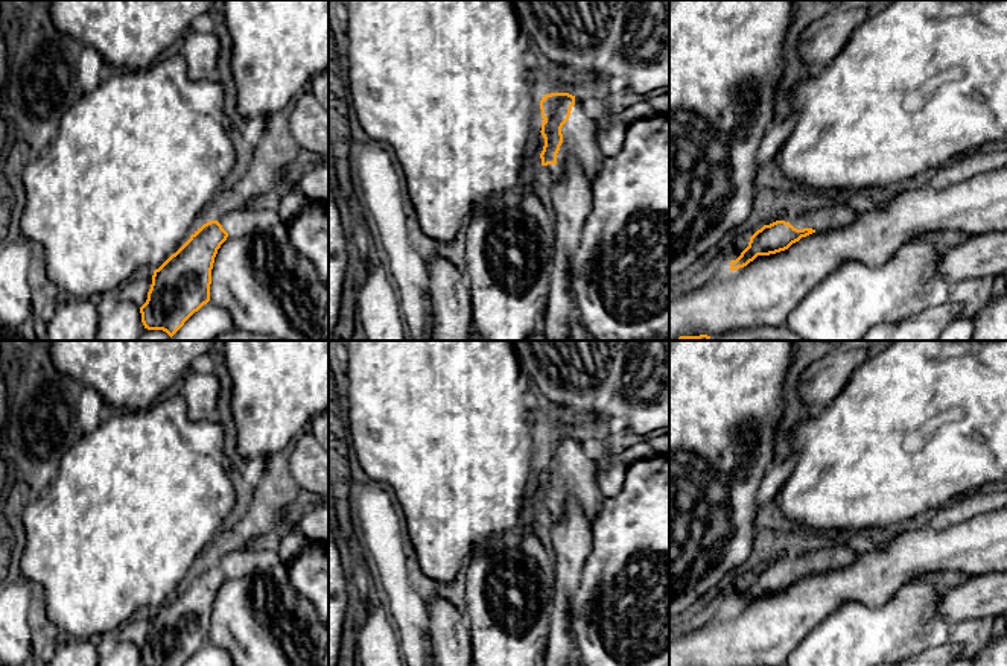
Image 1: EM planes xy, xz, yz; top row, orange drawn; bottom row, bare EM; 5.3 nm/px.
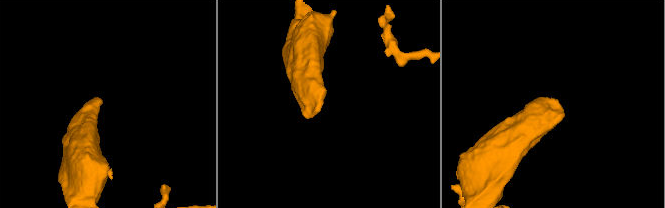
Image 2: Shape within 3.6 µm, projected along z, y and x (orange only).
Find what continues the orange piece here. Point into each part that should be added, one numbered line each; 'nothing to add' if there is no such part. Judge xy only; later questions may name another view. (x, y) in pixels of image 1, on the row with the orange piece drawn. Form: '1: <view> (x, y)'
1: xy (238, 219)

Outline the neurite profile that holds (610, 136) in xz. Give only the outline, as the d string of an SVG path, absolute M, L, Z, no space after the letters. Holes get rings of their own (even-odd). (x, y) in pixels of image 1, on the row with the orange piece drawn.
M605 113L604 117L598 120L598 123L601 128L598 129L596 140L601 152L605 157L616 155L624 144L628 123L621 119L621 114L608 113Z

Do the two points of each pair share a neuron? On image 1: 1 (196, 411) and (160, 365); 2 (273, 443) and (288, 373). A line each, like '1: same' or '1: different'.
1: different
2: same

